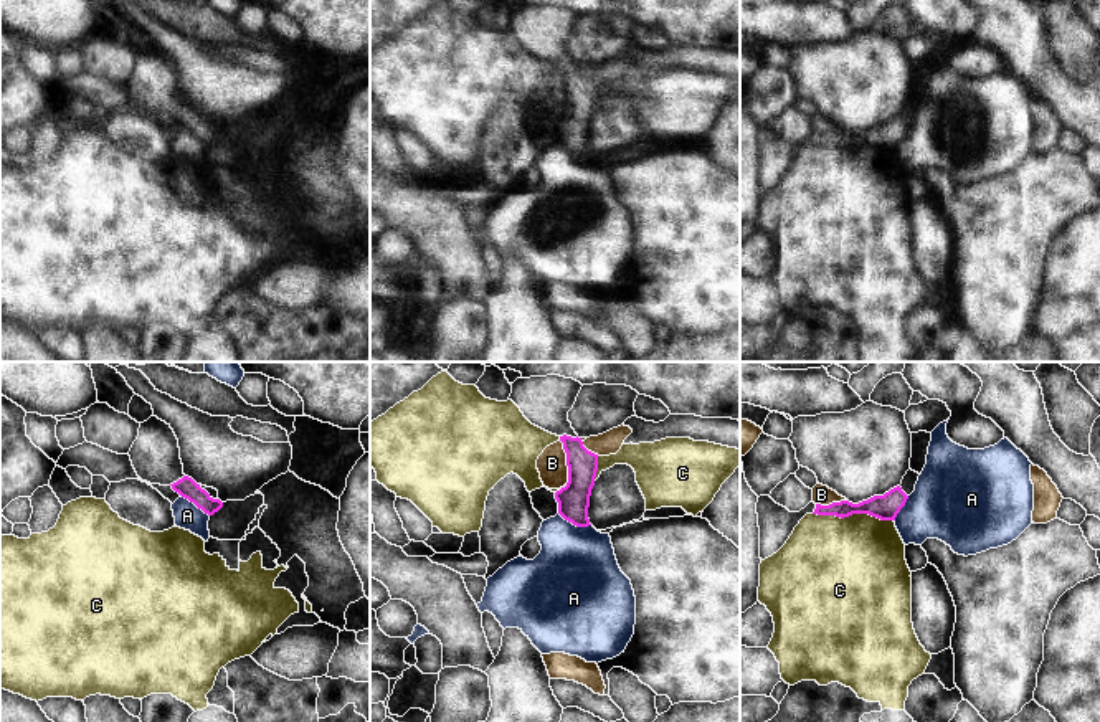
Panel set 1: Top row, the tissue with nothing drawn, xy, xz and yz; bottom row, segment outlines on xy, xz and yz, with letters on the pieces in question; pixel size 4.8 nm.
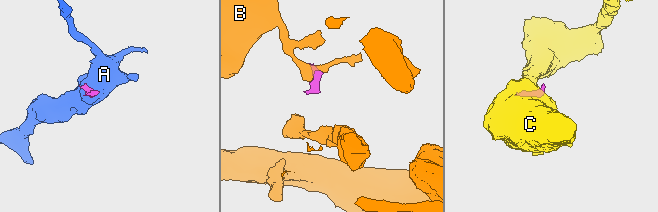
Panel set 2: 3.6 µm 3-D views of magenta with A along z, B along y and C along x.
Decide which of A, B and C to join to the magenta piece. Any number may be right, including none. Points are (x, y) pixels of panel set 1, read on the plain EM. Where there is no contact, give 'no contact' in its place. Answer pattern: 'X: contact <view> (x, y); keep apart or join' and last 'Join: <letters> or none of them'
A: contact xz (575, 154); keep apart
B: contact xz (567, 93); keep apart
C: contact yz (853, 142); keep apart
Join: none of them

